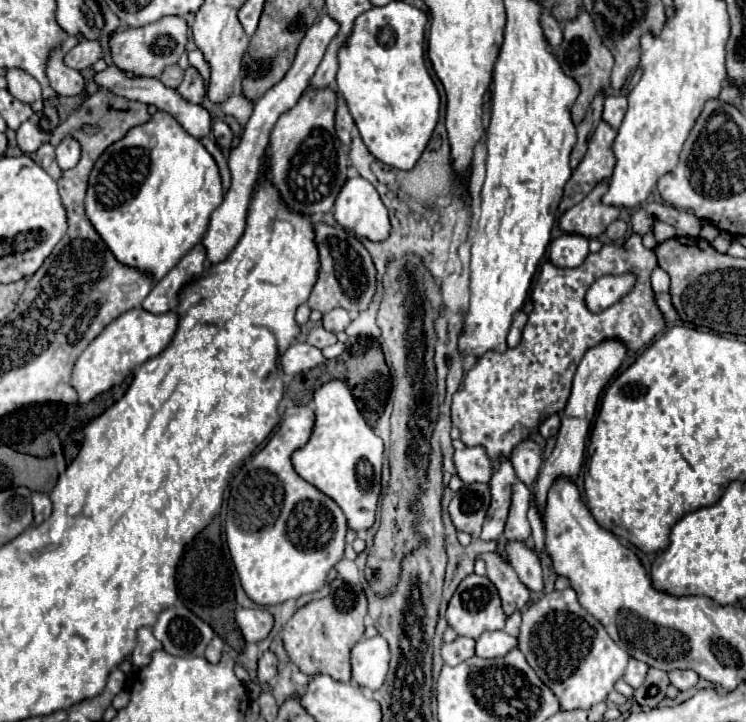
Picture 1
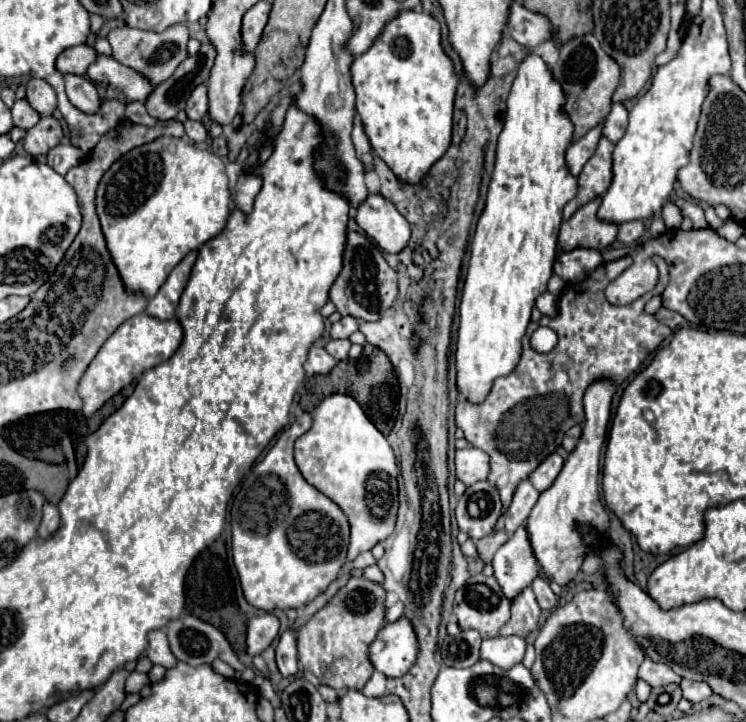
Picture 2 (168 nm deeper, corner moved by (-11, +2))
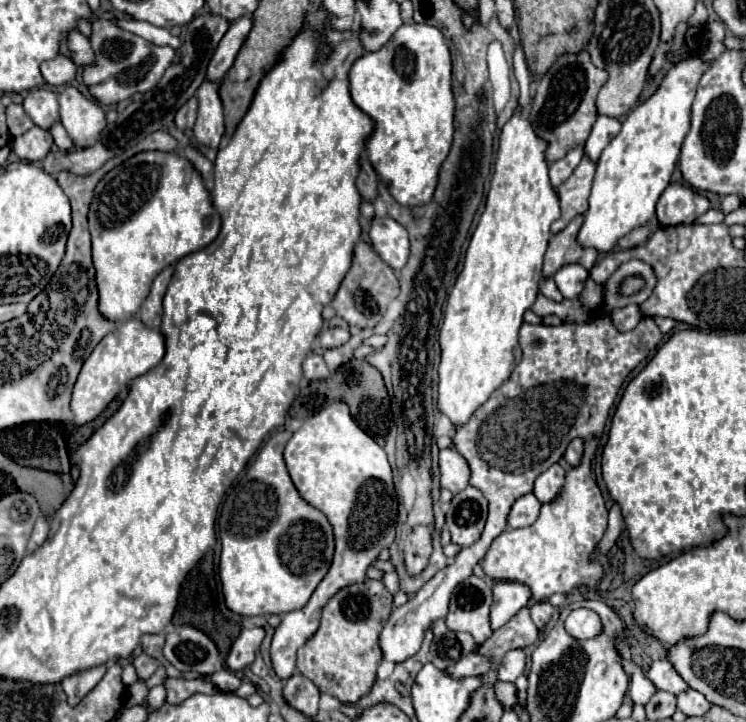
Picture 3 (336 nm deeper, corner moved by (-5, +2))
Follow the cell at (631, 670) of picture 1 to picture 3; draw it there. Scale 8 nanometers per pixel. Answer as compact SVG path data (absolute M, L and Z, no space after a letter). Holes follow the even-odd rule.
M653 661L649 671L647 671L647 677L649 681L657 687L657 689L663 689L663 691L669 691L673 695L685 691L689 685L679 677L679 673L671 667L669 661Z

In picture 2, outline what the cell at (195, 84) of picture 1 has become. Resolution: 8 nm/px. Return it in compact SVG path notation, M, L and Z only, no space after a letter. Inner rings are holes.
M195 87L191 97L187 99L187 109L185 109L189 119L203 119L207 115L207 87Z

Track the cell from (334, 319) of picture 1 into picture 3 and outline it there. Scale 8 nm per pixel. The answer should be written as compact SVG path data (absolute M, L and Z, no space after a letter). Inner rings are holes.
M343 325L343 327L329 327L329 329L325 329L325 331L319 335L319 341L321 341L321 347L323 347L323 349L339 347L339 345L343 345L347 339L349 339L349 327L347 327L347 325Z

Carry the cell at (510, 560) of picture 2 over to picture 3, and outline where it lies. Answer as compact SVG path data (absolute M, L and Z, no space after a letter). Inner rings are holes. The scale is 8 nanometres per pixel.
M493 583L493 605L491 605L491 627L499 629L505 625L521 607L529 603L529 587L525 583Z

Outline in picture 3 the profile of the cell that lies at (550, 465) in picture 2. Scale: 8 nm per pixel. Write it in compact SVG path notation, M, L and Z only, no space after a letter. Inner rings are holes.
M555 463L553 467L549 467L547 471L543 471L543 473L535 479L535 487L533 487L535 497L537 497L541 503L551 501L551 499L561 491L563 479L565 479L565 469L563 469L559 463Z

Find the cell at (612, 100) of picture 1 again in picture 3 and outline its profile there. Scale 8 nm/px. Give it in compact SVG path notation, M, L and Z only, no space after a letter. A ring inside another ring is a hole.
M601 115L601 117L595 121L595 125L593 125L593 131L591 131L589 139L585 141L585 153L587 153L593 161L597 161L599 155L601 155L601 151L609 145L611 133L619 133L619 129L621 129L619 119Z

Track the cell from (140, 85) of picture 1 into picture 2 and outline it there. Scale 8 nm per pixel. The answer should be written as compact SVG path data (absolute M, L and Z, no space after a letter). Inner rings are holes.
M97 53L97 61L89 65L87 77L95 83L107 83L121 89L129 97L129 101L145 101L153 91L151 83L147 83L147 79L143 79L137 71L123 67L113 57L101 53Z

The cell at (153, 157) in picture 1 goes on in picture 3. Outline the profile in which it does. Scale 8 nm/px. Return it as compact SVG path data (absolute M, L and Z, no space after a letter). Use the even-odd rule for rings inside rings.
M141 151L117 165L97 183L89 209L99 311L111 321L127 321L149 295L153 279L177 259L207 247L219 229L221 217L189 159L165 151Z

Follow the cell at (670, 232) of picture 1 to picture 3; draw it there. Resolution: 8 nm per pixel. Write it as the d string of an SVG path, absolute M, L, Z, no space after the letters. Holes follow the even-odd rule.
M709 209L703 215L698 217L694 223L696 224L716 224L724 221L725 215L720 210Z

